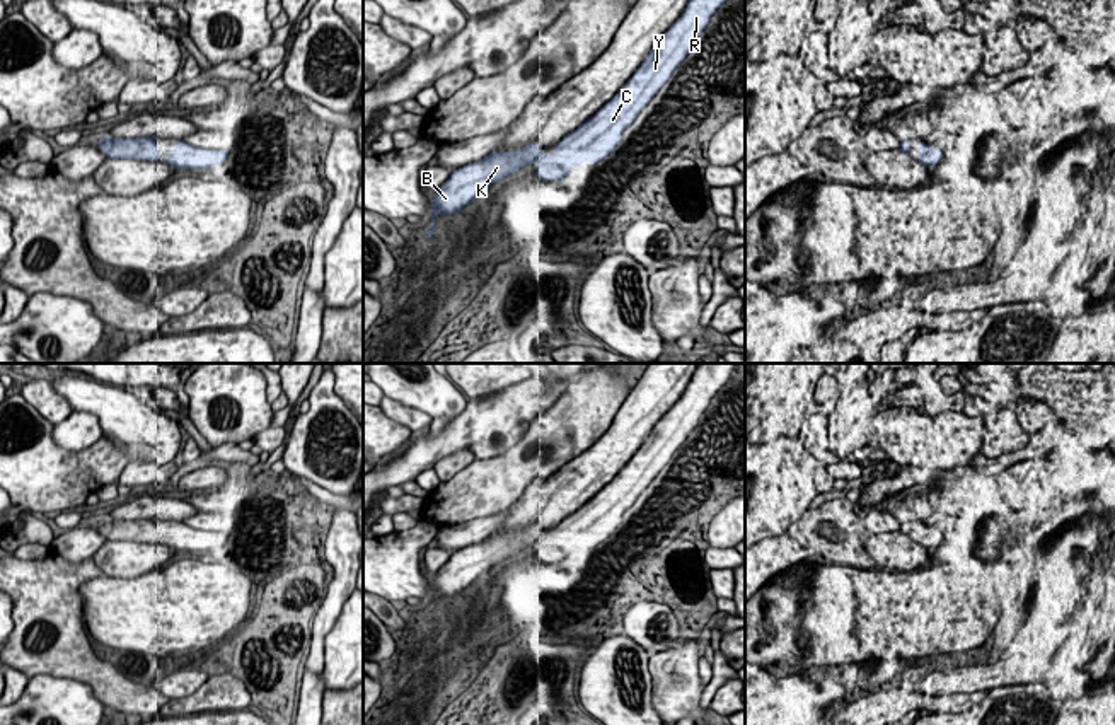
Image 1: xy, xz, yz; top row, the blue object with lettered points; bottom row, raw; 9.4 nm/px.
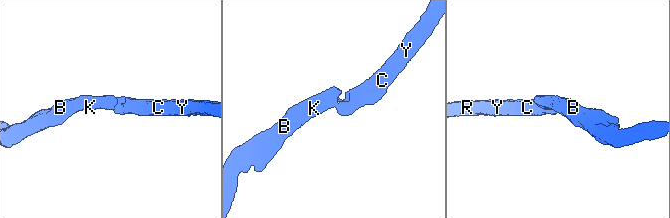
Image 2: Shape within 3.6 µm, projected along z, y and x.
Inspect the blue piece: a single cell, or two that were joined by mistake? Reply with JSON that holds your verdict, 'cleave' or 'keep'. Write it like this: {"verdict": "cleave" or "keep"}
{"verdict": "keep"}

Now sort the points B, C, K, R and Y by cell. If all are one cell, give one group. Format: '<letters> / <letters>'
B C K R Y

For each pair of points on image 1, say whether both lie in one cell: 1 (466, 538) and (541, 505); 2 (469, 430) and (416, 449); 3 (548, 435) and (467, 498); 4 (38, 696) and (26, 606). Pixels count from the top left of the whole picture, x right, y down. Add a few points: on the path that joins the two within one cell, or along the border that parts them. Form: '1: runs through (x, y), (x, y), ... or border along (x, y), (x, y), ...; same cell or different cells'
1: border along (508, 509), (508, 514), (491, 533); different cells
2: runs through (456, 435), (430, 449); same cell
3: runs through (527, 446), (488, 485); same cell
4: border along (29, 678), (51, 674), (74, 681); different cells

